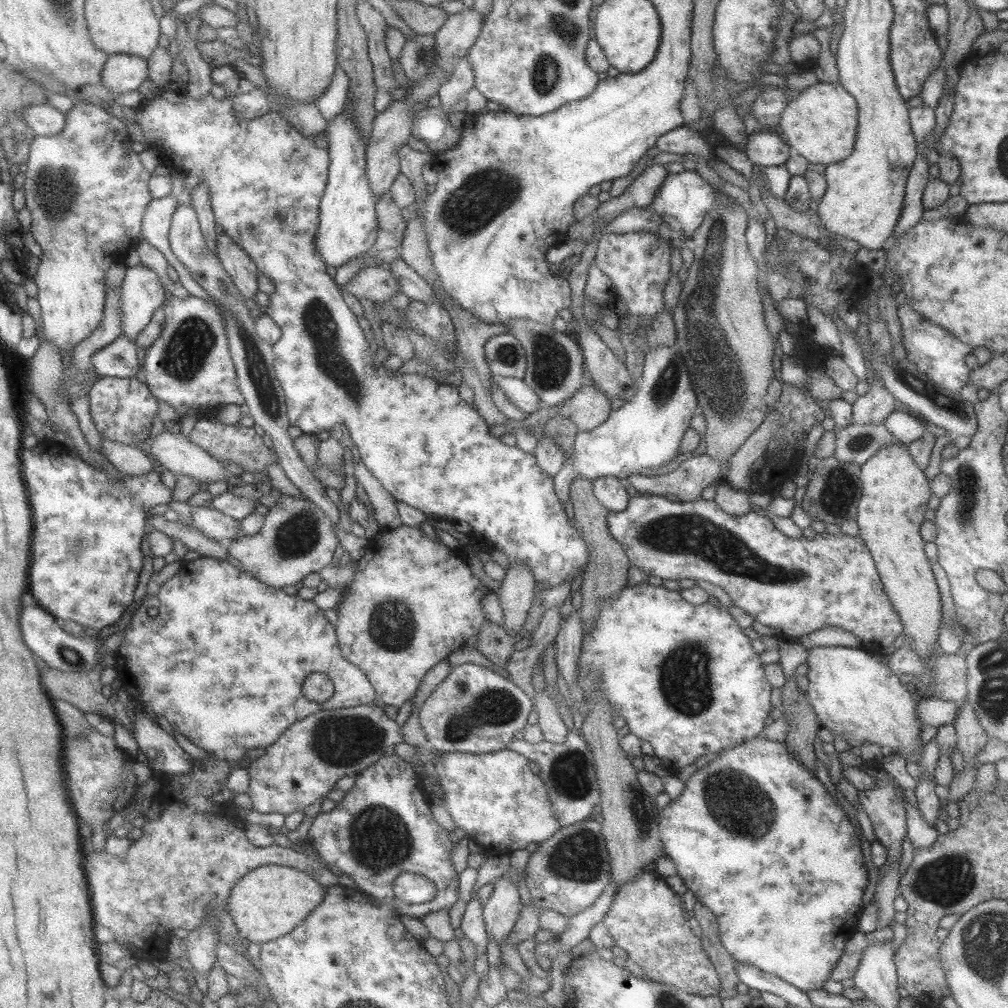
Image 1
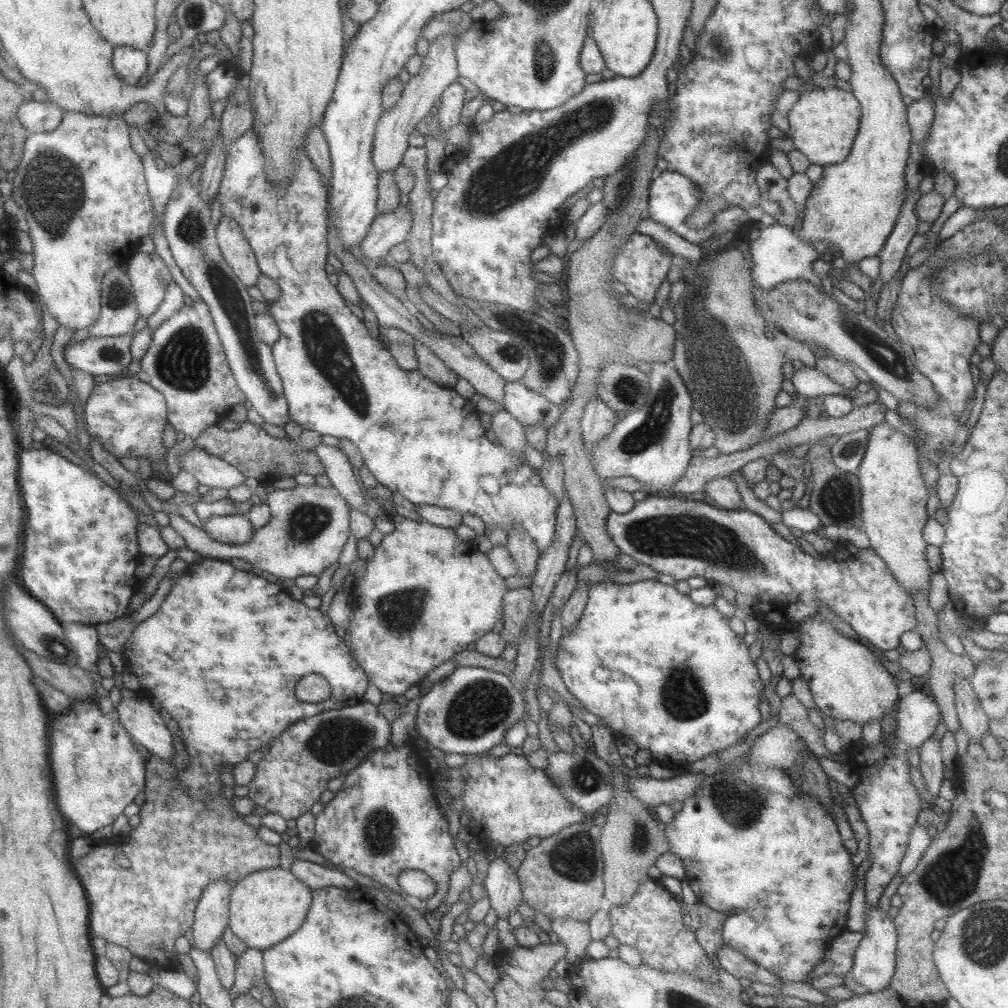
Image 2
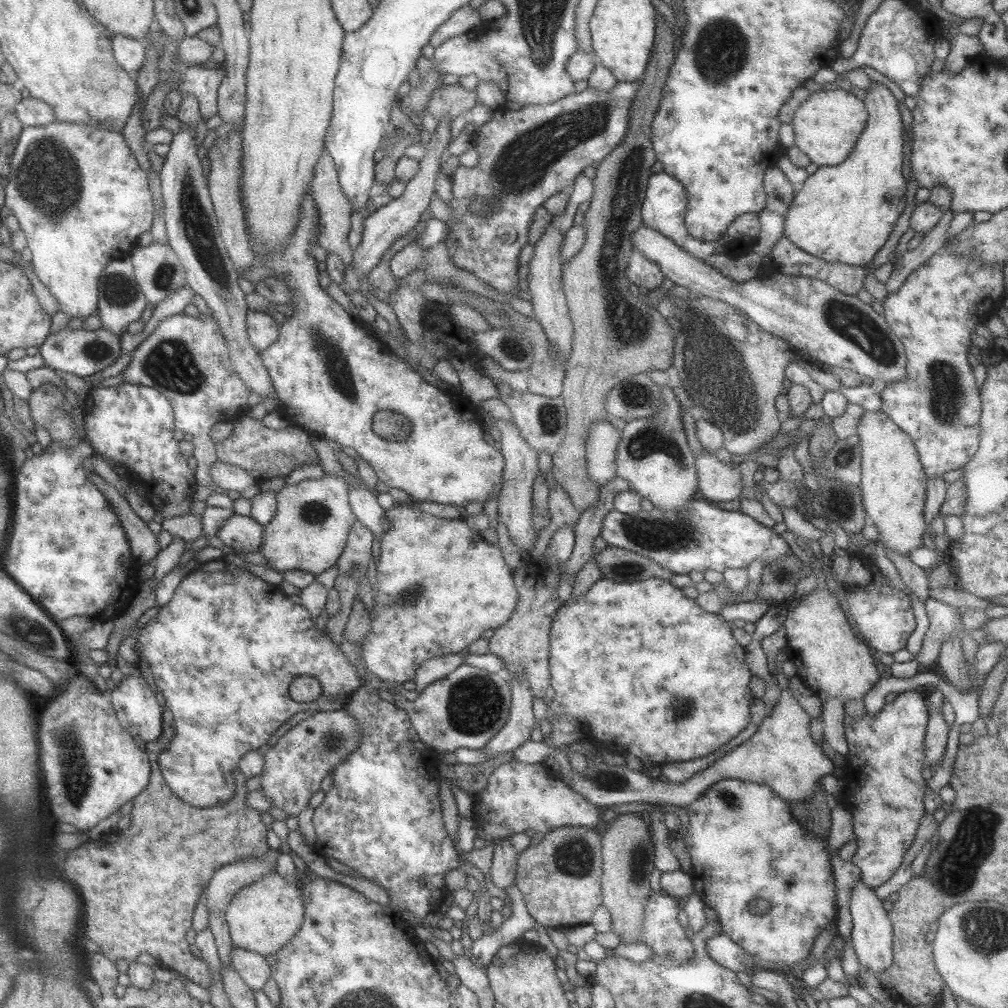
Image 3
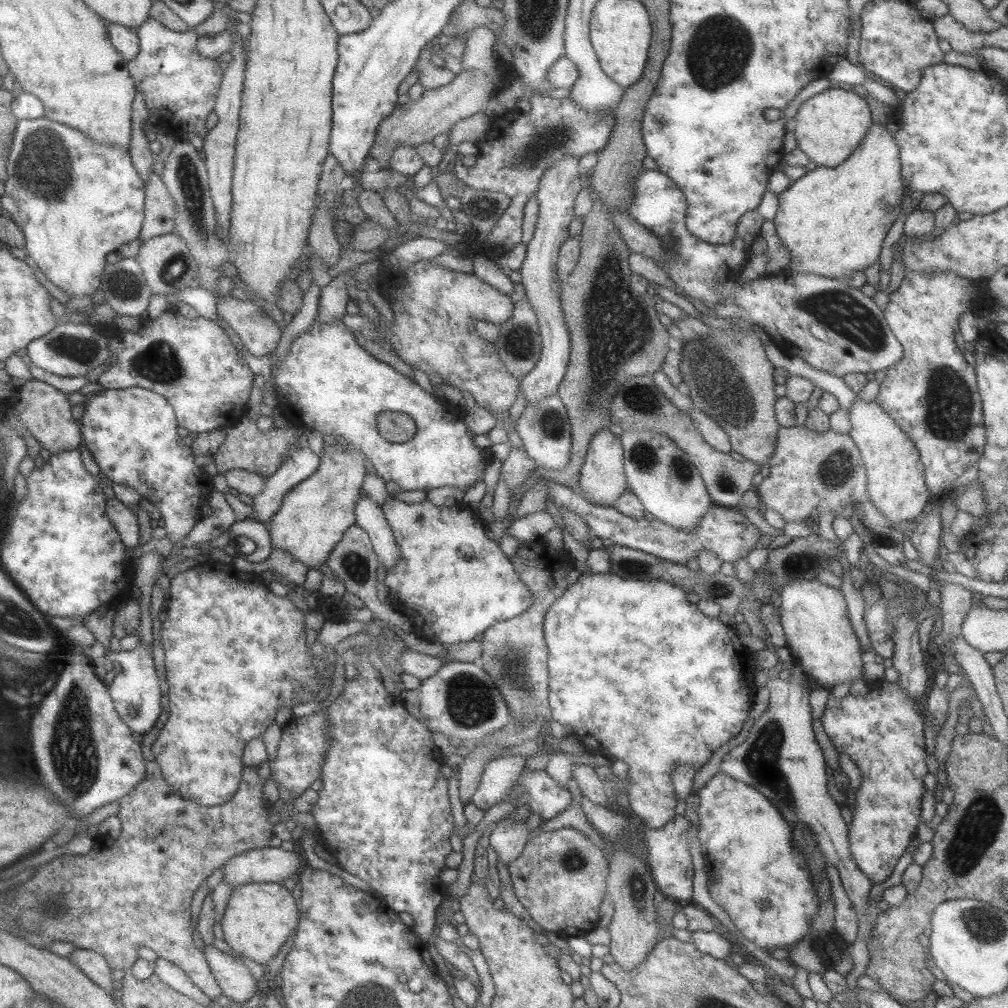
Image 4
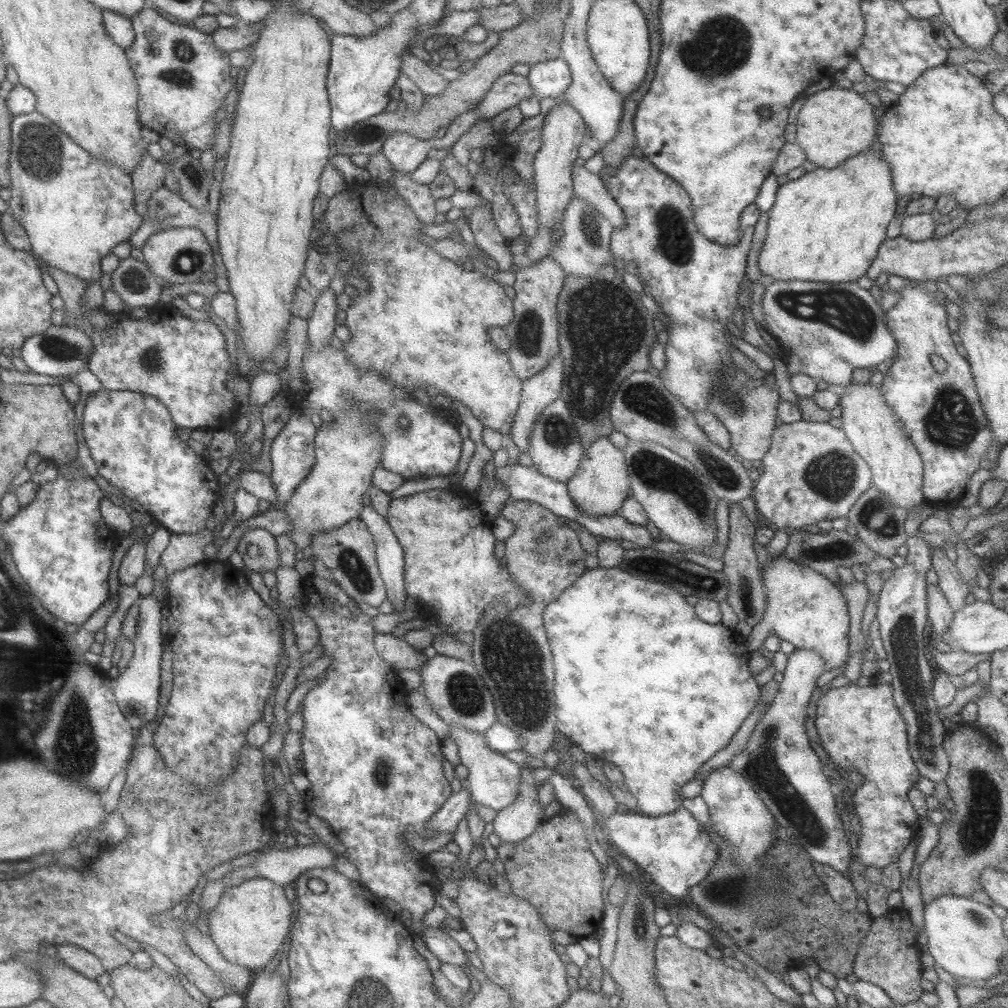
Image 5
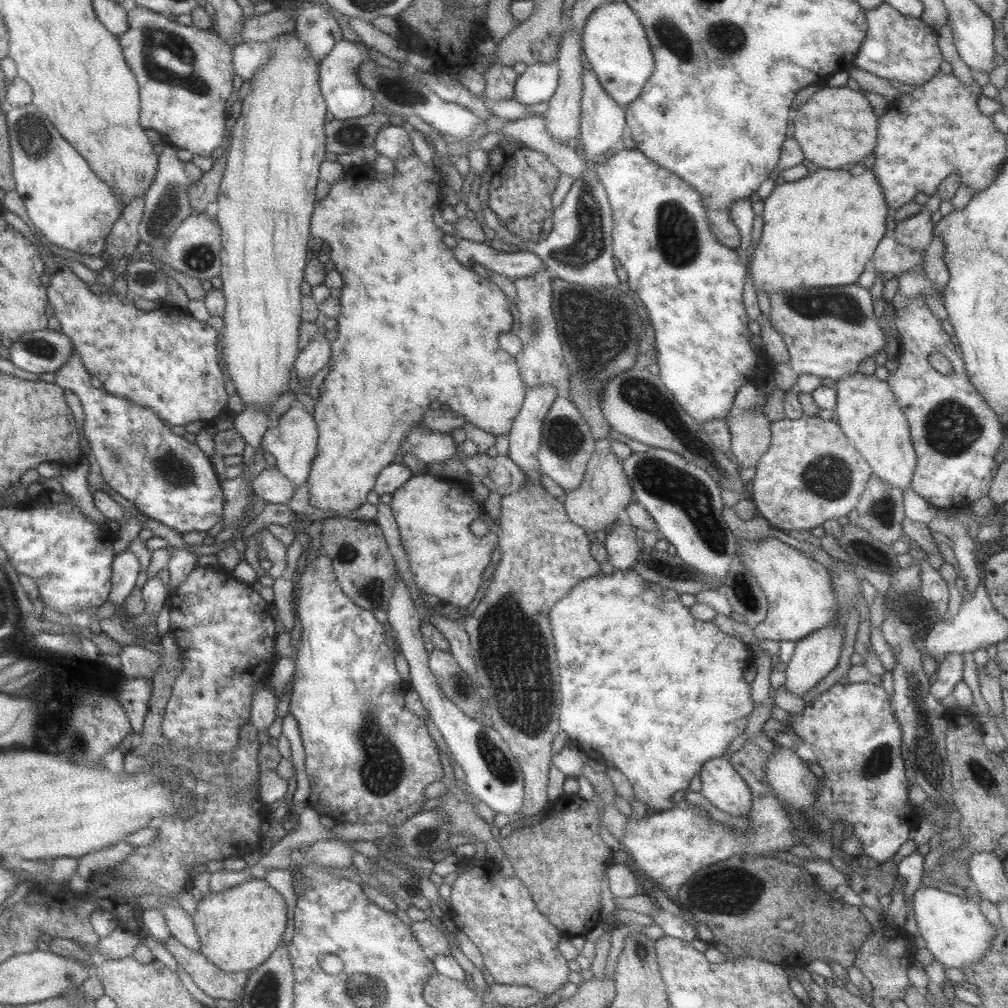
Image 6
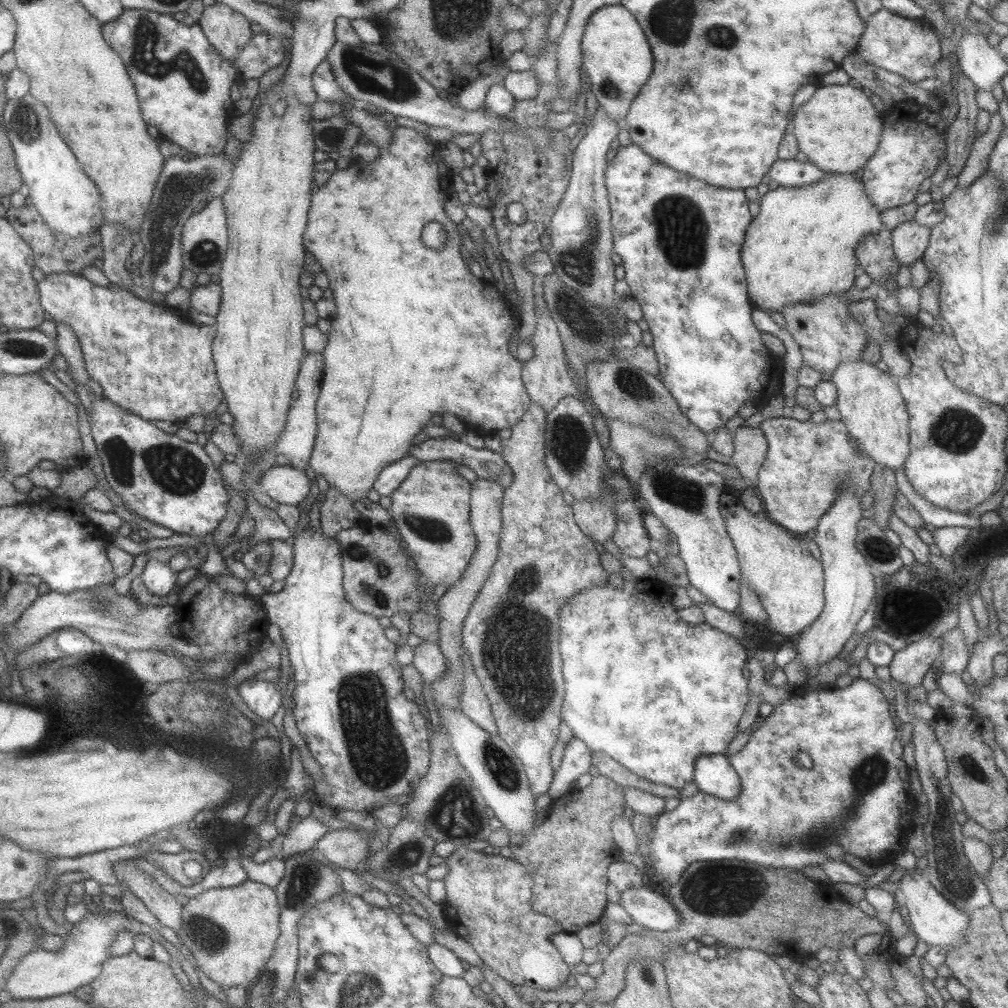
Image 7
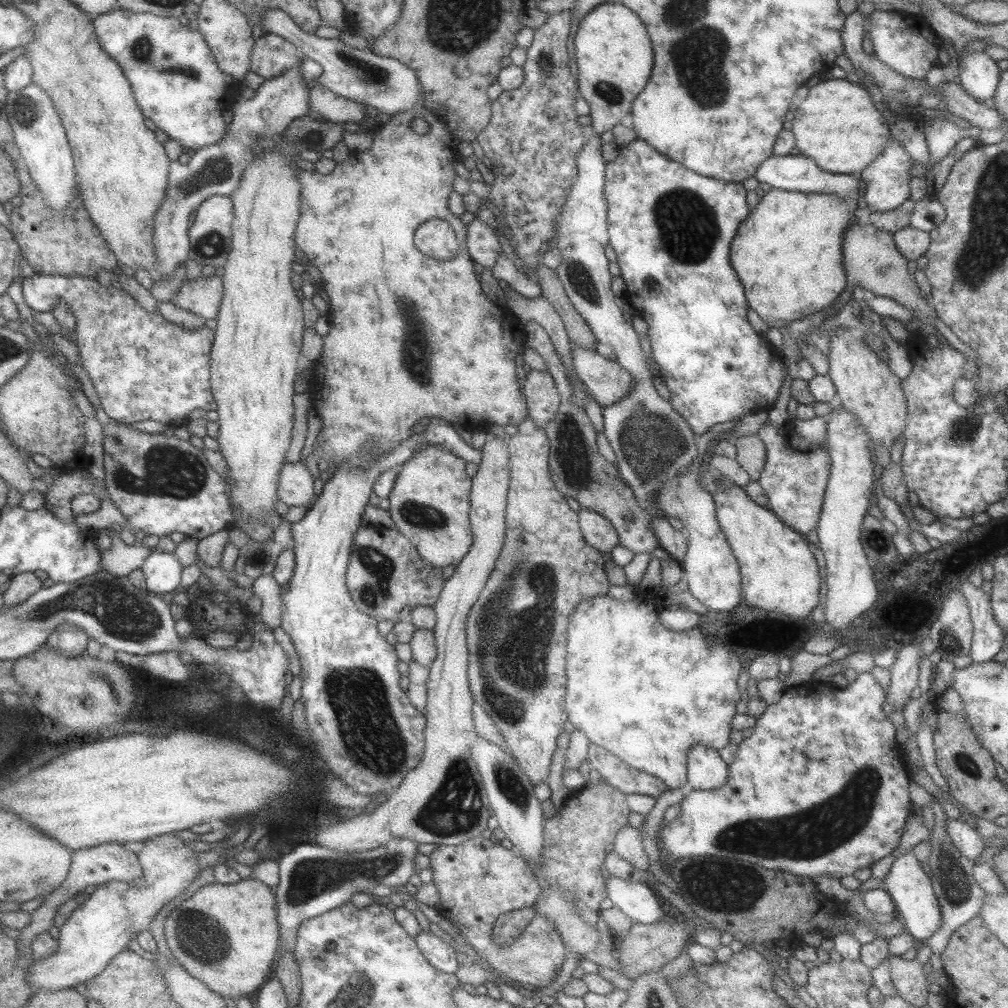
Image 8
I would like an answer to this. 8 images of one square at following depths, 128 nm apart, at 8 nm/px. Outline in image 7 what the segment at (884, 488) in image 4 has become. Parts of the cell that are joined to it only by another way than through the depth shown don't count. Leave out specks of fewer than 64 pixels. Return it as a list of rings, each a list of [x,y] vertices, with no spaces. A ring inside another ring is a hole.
[[[857,358],[853,362],[841,362],[831,373],[830,381],[836,386],[835,408],[848,436],[860,445],[864,456],[895,474],[909,454],[909,439],[908,414],[894,378],[877,366],[863,362],[863,358]]]

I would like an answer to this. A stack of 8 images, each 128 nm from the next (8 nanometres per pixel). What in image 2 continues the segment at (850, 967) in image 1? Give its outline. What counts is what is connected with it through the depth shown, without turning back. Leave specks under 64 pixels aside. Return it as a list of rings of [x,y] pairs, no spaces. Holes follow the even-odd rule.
[[[847,931],[839,934],[837,938],[833,938],[831,948],[827,950],[823,961],[809,973],[810,981],[813,980],[813,977],[825,974],[844,976],[850,972],[850,967],[853,965],[854,950],[861,938],[863,938],[861,931]]]

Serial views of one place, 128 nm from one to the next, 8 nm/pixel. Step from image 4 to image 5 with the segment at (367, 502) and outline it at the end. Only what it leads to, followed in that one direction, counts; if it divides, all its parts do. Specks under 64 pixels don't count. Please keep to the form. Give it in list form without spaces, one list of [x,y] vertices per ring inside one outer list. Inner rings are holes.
[[[365,506],[358,519],[367,526],[375,542],[375,558],[379,574],[386,590],[386,598],[393,605],[393,612],[402,611],[407,594],[403,582],[404,556],[399,541],[395,538],[386,517]]]

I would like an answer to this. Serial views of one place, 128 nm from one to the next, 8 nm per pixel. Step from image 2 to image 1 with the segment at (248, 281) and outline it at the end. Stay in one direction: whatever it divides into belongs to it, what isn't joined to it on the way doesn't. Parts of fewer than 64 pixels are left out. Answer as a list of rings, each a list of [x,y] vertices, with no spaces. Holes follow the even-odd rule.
[[[223,232],[216,236],[215,255],[241,296],[253,299],[258,290],[255,264]]]

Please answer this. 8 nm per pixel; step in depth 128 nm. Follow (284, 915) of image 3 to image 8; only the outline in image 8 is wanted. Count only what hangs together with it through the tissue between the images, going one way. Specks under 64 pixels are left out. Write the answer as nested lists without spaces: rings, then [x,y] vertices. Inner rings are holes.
[[[255,879],[233,884],[206,884],[172,908],[162,922],[163,936],[173,958],[193,978],[223,998],[235,998],[261,987],[271,975],[279,950],[279,926],[272,888]]]

